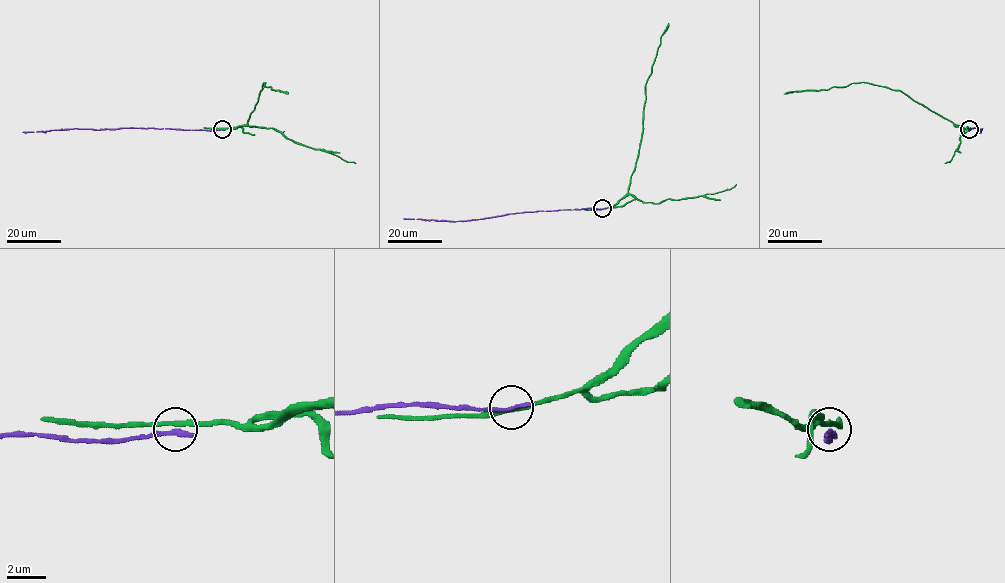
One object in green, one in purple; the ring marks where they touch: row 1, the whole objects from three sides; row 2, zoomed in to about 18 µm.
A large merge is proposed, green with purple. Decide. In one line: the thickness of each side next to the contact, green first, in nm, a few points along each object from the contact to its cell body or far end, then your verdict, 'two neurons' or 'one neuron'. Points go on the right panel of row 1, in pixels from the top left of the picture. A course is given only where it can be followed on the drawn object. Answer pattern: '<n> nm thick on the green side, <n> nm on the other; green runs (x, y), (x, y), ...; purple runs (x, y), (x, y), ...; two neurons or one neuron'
220 nm thick on the green side, 280 nm on the other; green runs (969, 129), (956, 126), (898, 90), (864, 82), (784, 93); purple runs (969, 129), (981, 128), (979, 132); two neurons

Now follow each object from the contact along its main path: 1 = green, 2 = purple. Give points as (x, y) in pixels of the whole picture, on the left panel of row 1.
1: (222, 129), (247, 123), (264, 82), (265, 87), (288, 93)
2: (222, 129), (76, 128), (23, 132)

